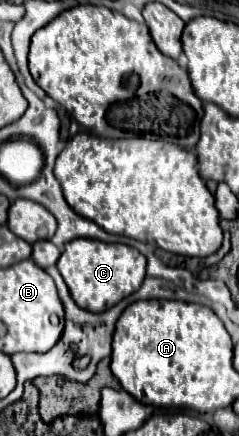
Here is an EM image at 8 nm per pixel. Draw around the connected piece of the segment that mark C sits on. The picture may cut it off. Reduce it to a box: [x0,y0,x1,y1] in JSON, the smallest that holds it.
[58,238,146,312]

